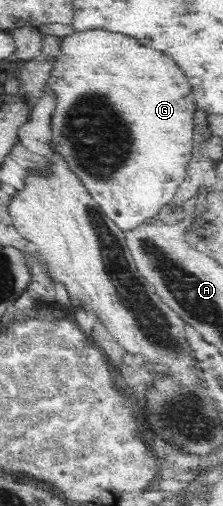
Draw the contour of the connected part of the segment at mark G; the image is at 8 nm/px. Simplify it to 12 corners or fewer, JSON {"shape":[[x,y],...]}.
{"shape":[[62,39],[55,153],[120,230],[176,194],[199,110],[168,55]]}

